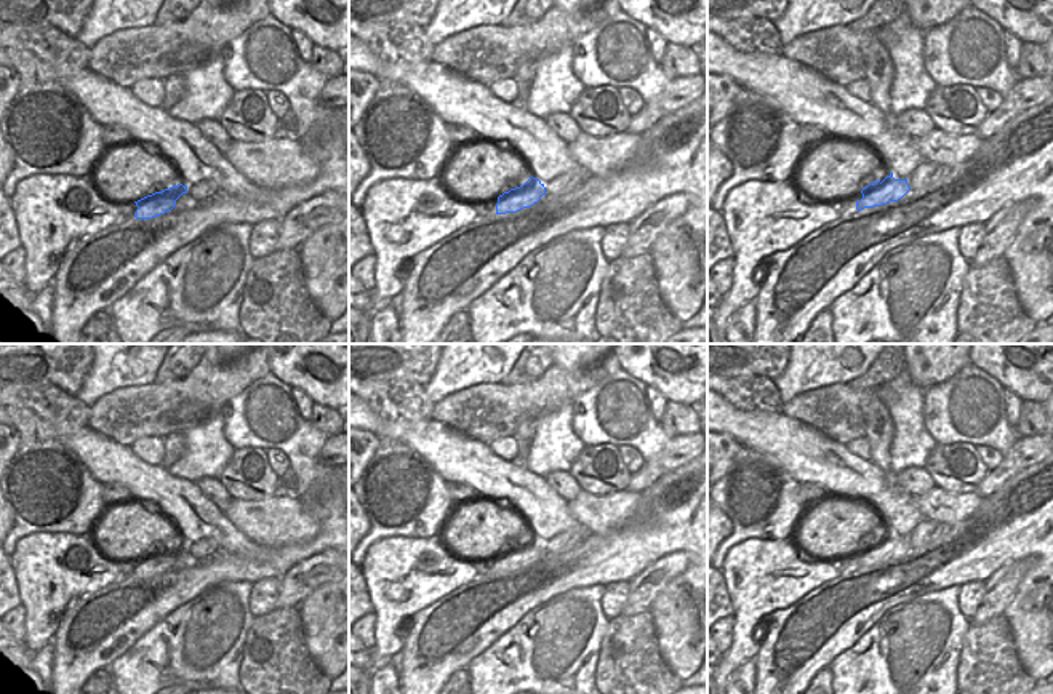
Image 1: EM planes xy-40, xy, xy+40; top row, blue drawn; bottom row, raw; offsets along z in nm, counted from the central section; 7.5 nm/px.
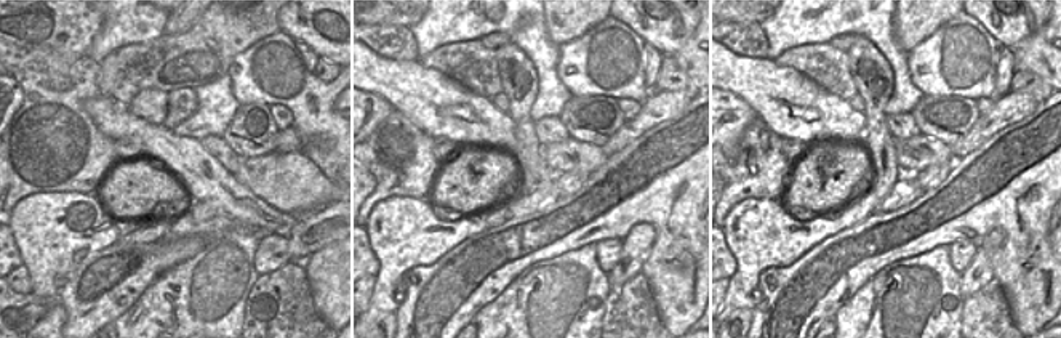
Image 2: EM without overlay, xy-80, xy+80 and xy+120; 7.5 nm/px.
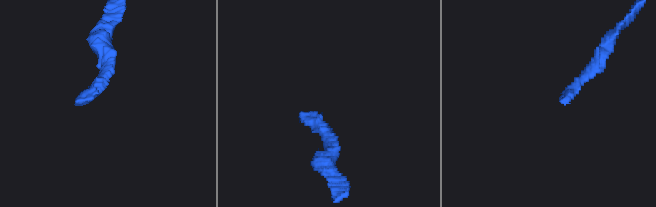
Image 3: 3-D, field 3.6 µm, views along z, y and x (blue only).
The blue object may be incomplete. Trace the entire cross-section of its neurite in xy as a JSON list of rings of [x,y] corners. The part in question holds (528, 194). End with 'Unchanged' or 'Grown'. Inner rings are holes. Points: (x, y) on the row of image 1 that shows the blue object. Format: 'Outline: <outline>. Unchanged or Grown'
Outline: [[[530,177],[523,185],[510,189],[498,197],[496,214],[517,213],[523,208],[530,208],[546,195],[544,184]]]. Unchanged.

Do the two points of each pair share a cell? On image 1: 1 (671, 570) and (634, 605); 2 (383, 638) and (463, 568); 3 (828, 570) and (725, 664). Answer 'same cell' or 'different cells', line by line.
1: same cell
2: same cell
3: same cell

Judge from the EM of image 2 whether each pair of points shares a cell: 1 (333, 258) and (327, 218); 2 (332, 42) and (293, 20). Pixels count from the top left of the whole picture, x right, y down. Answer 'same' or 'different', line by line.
1: different
2: same

